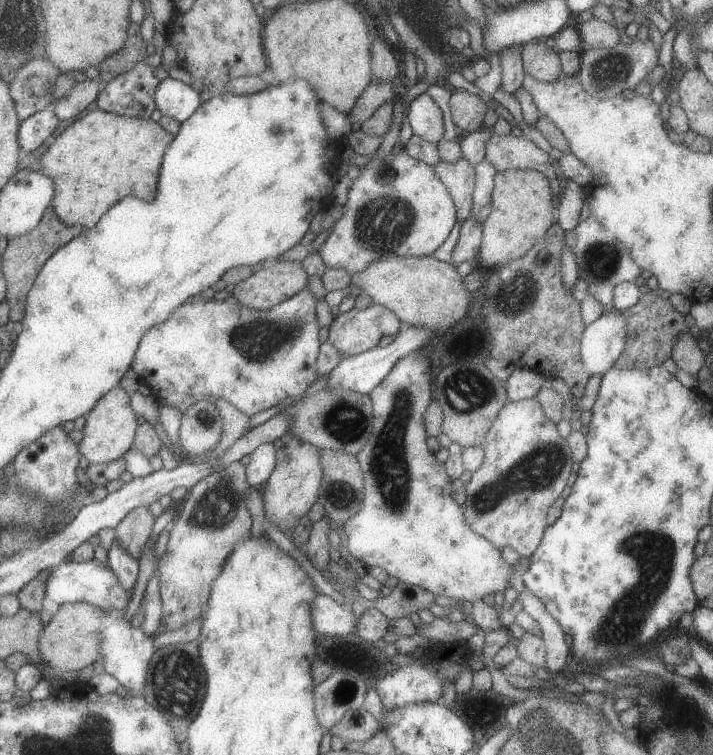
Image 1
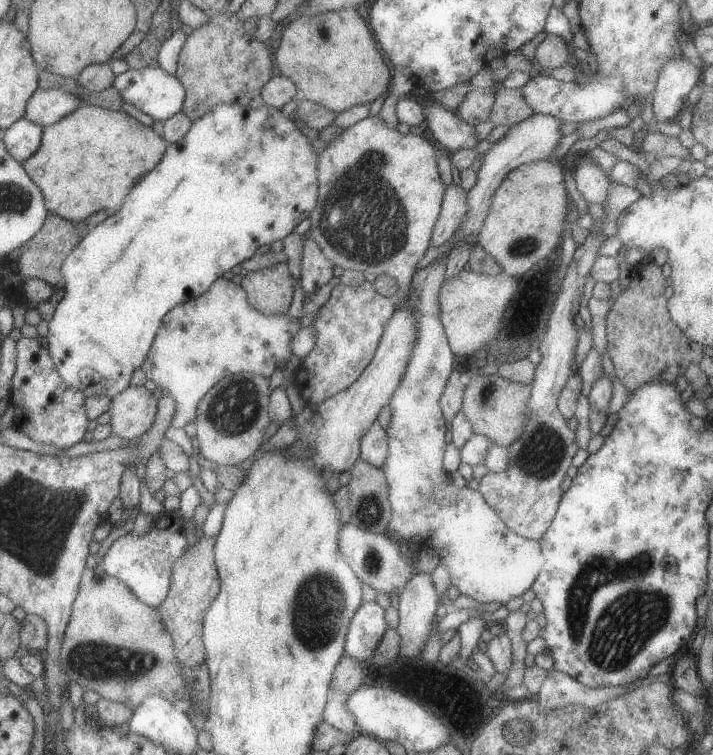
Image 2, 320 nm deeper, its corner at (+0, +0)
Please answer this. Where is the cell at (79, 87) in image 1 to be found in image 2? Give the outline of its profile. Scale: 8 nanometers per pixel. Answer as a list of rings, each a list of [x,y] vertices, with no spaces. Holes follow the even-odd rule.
[[[35,89],[27,99],[23,118],[39,126],[57,122],[63,115],[75,110],[79,100],[63,89]]]

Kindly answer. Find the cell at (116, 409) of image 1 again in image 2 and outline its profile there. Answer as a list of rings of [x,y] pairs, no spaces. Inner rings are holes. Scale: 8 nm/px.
[[[128,385],[121,392],[111,398],[109,414],[111,416],[109,426],[113,435],[121,440],[131,440],[141,437],[151,428],[157,410],[157,393],[149,393],[145,387],[134,387]]]

